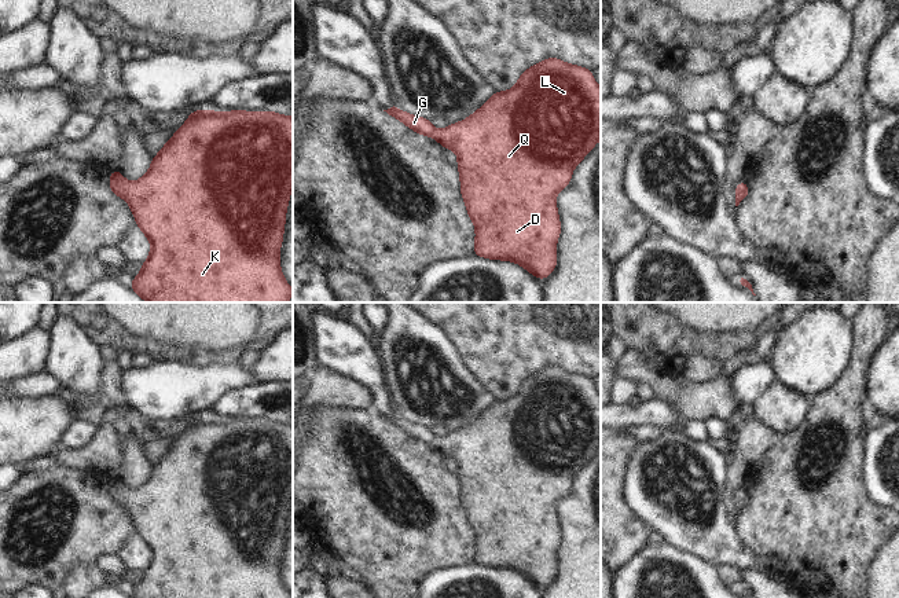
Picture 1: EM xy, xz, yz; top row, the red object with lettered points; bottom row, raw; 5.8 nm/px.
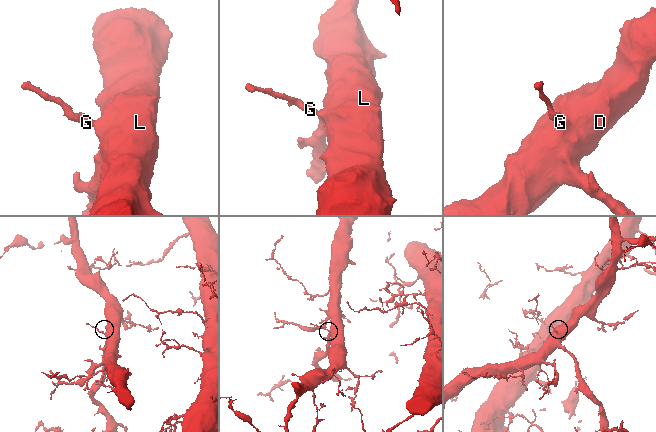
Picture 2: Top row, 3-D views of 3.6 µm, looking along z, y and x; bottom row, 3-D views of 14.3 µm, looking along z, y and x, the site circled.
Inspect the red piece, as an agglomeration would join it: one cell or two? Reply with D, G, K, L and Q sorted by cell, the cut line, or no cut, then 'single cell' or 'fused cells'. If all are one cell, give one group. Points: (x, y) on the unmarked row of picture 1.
D G K L Q | no cut | single cell

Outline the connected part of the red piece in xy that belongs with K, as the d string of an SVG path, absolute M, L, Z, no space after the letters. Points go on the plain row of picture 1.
M191 419L184 433L153 466L148 480L128 491L120 478L110 480L110 498L125 506L136 527L136 533L150 547L151 558L140 582L131 588L133 598L293 598L285 588L279 572L283 547L286 516L293 498L293 423L285 425L275 419Z

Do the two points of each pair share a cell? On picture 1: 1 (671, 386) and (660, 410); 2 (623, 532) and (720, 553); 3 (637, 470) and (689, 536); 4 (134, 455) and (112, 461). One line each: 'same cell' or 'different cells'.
1: different cells
2: different cells
3: same cell
4: different cells

